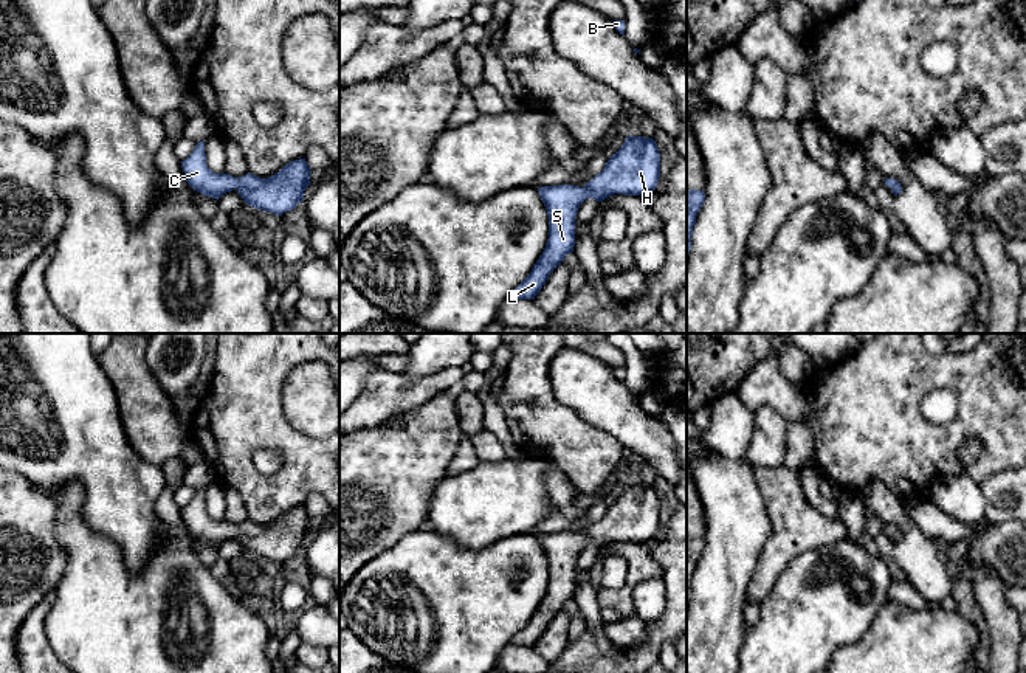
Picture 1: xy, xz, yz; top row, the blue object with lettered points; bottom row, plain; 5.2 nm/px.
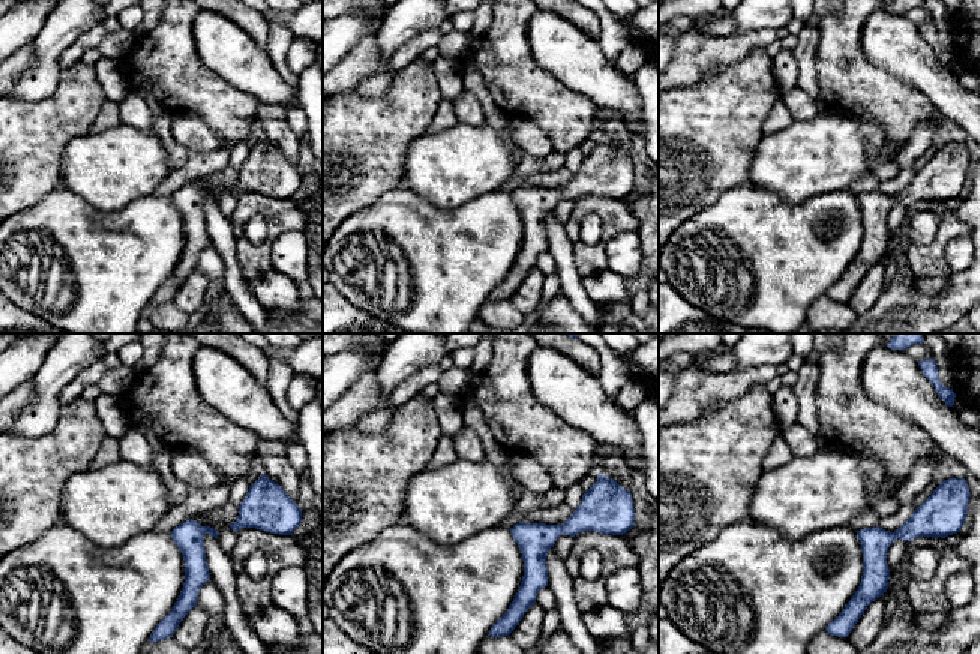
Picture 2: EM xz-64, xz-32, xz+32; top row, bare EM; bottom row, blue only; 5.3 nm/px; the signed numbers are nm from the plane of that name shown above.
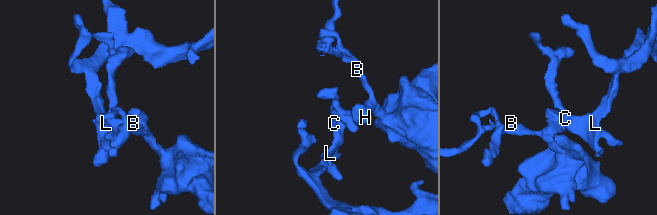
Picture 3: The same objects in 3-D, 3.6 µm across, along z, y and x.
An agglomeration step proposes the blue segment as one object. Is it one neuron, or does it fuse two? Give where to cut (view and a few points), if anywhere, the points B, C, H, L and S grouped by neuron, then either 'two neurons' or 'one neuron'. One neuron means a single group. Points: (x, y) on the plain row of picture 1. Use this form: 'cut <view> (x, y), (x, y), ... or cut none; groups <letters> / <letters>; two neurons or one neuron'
cut none; groups B C H L S; one neuron

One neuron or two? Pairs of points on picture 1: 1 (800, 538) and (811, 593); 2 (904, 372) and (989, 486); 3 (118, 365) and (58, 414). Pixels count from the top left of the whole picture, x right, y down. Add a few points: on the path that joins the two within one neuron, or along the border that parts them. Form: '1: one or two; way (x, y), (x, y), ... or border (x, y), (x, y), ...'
1: two; border (837, 540), (798, 554), (777, 579)
2: two; border (1009, 469), (989, 475), (980, 484)
3: two; border (96, 355), (115, 393), (120, 410)

